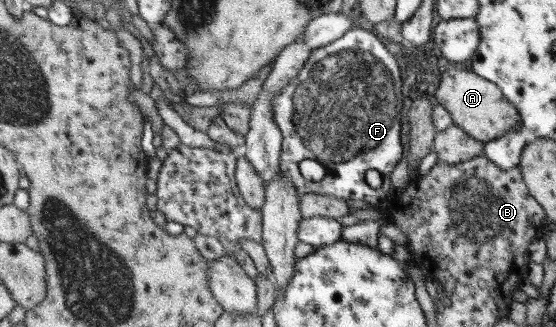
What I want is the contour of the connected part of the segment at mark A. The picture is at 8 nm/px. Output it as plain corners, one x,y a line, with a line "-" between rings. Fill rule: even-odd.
455,64
445,72
436,74
434,80
438,83
434,92
436,99
450,111
455,124
475,139
486,144
505,135
506,131
517,130
517,124
522,127
520,111
501,87
478,75
466,65

